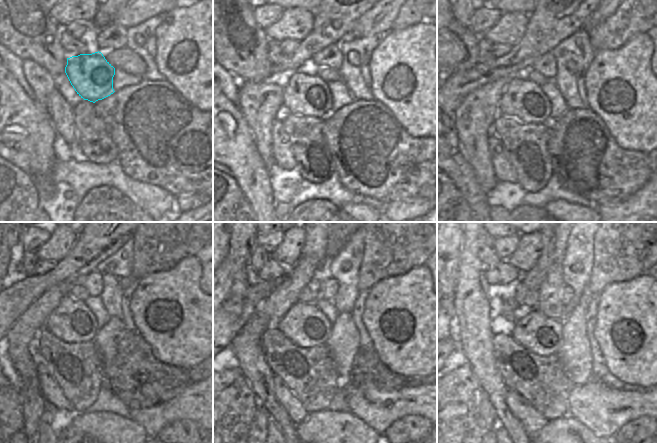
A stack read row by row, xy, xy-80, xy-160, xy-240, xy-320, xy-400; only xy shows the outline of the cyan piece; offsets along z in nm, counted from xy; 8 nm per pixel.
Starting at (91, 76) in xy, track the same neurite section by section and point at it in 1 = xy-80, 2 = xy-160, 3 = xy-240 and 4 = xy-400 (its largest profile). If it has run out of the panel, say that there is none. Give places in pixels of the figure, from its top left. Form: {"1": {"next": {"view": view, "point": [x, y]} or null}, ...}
{"1": {"next": {"view": "xy-80", "point": [306, 94]}}, "2": {"next": {"view": "xy-160", "point": [531, 100]}}, "3": {"next": {"view": "xy-240", "point": [77, 321]}}, "4": {"next": {"view": "xy-400", "point": [535, 332]}}}

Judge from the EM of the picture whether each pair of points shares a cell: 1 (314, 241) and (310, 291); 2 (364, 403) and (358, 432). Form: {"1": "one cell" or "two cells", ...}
{"1": "two cells", "2": "two cells"}

